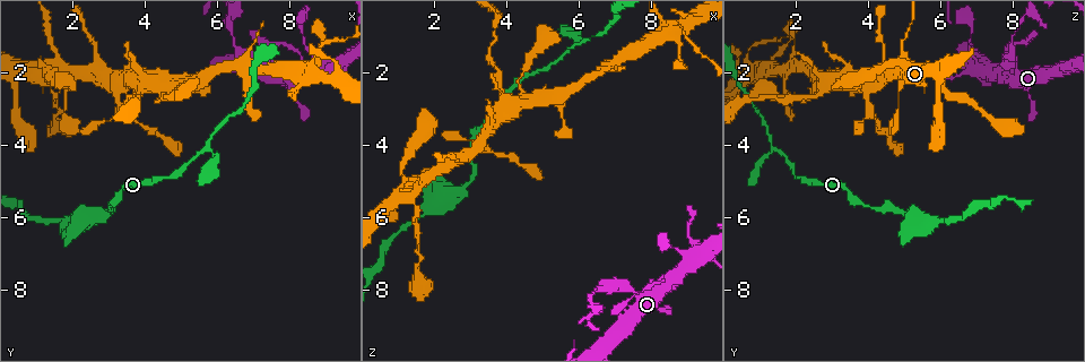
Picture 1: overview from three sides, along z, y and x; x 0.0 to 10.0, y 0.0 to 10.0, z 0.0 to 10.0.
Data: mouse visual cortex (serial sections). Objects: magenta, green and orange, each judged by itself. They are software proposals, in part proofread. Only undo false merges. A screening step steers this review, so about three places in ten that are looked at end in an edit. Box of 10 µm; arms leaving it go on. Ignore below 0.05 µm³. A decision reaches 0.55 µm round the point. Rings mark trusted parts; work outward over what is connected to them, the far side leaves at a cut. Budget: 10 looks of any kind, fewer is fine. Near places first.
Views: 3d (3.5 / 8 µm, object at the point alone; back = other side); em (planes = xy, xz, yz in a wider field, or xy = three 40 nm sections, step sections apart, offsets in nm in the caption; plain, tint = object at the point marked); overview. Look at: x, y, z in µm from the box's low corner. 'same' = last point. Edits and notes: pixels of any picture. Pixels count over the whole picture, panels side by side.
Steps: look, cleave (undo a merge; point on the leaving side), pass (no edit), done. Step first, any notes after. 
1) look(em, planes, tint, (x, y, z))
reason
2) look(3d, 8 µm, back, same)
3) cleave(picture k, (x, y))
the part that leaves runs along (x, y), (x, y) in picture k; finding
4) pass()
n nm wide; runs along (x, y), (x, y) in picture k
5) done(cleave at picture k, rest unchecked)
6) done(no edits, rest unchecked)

look(3d, 3.5 µm, (6.55, 1.20, 8.00))
sudden change in width

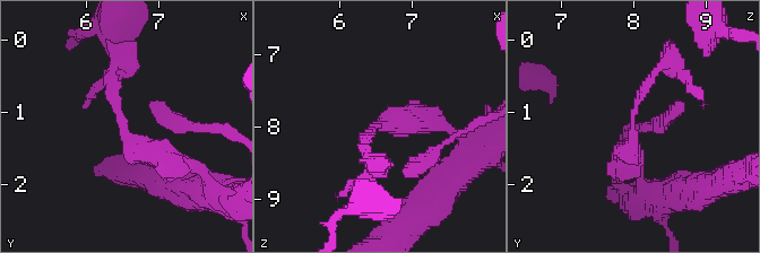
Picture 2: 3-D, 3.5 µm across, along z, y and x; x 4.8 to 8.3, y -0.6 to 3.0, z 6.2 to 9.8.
look(em, planes, tint, (6.55, 1.25, 7.95))

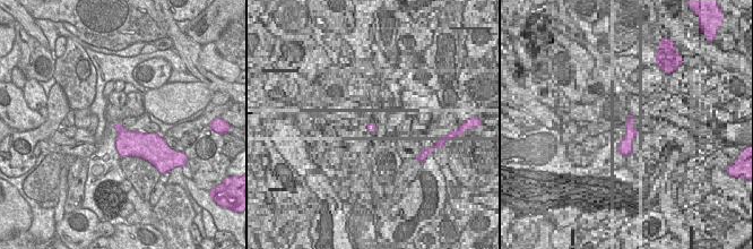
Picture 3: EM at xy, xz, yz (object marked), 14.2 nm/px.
cleave(picture 2, (114, 86))
arms of 150, 300 nm; the part that leaves runs along (127, 121), (112, 93), (119, 62), (102, 83) in picture 2; two cells meet here

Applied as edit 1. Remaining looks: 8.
look(3d, 8 µm, (1.40, 1.15, 5.00))

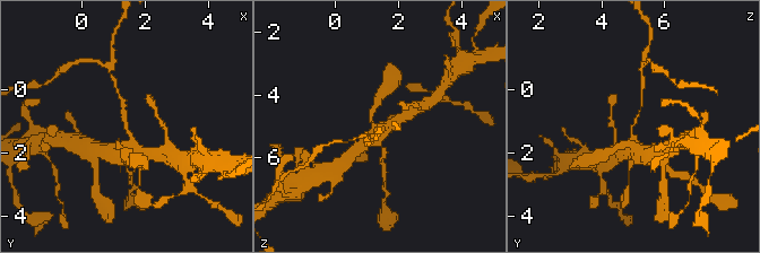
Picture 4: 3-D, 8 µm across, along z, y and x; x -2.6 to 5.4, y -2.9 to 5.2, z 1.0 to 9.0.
look(em, xy, step 3, tint, same)
arms of 150, 400 nm

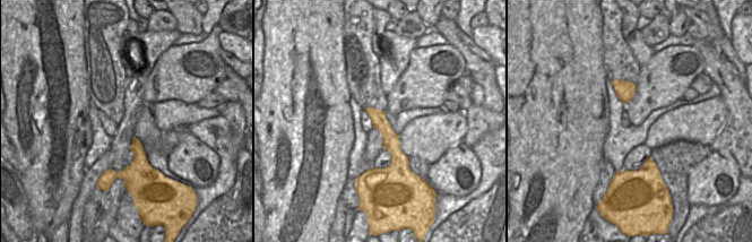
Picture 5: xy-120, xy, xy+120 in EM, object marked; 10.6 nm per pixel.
cleave(picture 4, (642, 86))
a second cell is stuck on

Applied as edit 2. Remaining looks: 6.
look(overview)
redraw

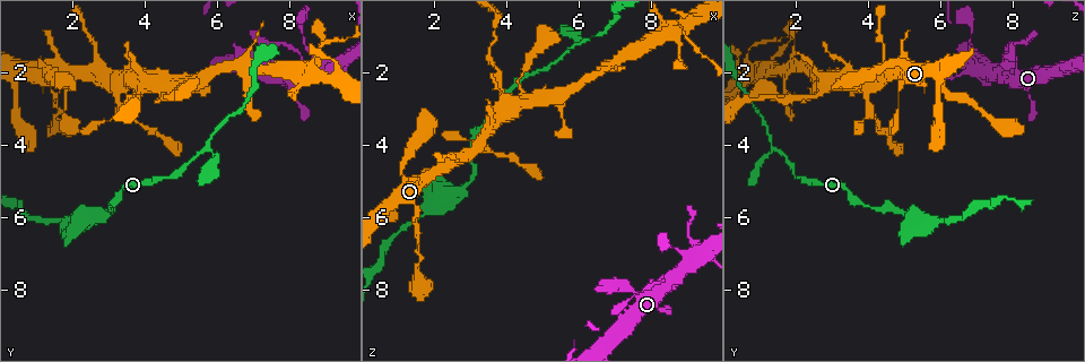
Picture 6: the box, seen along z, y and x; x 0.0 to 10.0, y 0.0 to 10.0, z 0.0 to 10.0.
look(3d, 3.5 µm, (4.40, 2.25, 2.85))
sharp bend

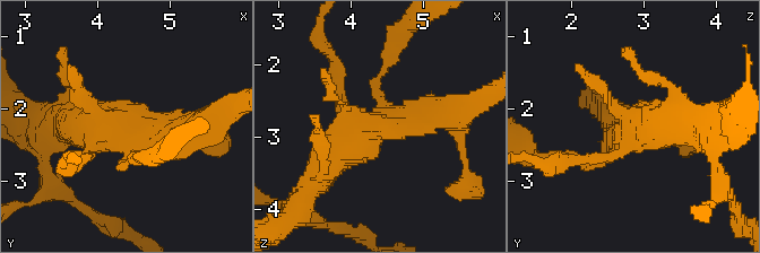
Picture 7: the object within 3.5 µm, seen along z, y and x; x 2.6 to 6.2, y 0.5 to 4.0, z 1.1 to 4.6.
look(em, xy, step 1, tint, (4.45, 2.35, 2.85))
need the tissue

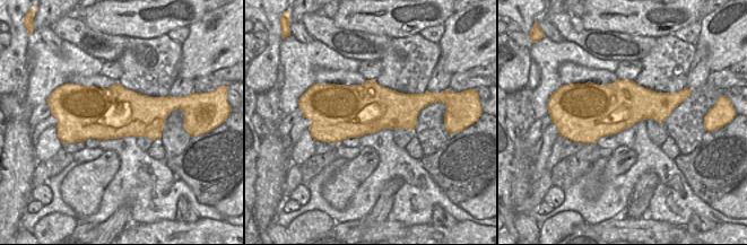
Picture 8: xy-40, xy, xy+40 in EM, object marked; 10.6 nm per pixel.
look(em, planes, tint, same)
another direction

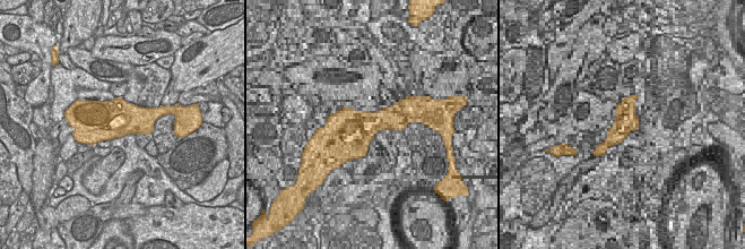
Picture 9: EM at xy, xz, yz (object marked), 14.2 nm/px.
pass()
runs along (324, 167), (362, 130), (452, 112) in picture 7; all the same cell

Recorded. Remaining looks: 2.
look(3d, 3.5 µm, (5.65, 4.10, 1.35))
three arms meet

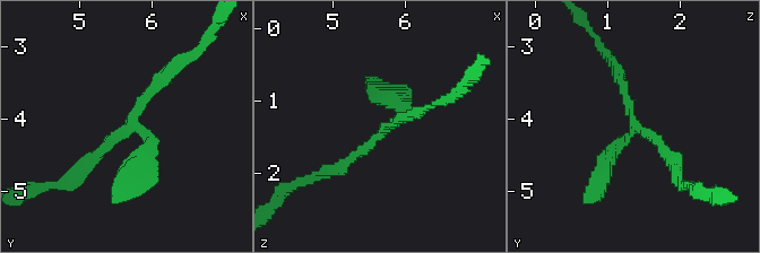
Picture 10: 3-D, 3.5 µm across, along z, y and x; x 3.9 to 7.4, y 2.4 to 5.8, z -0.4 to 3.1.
look(em, planes, tint, (5.70, 4.05, 1.35))
3 arms; arms of 150, 200, 250 nm

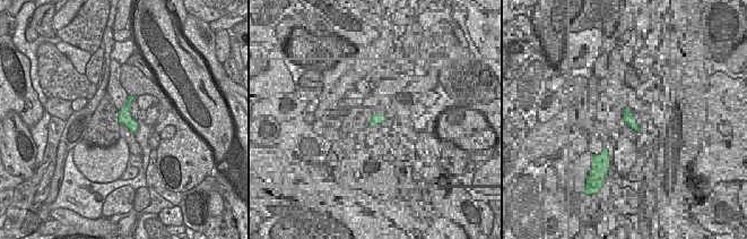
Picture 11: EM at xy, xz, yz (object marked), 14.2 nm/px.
pass()
runs along (80, 172), (174, 63) in picture 10; all the same cell

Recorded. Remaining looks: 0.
done(cleave at picture 2, cleave at picture 4, rest unchecked)

